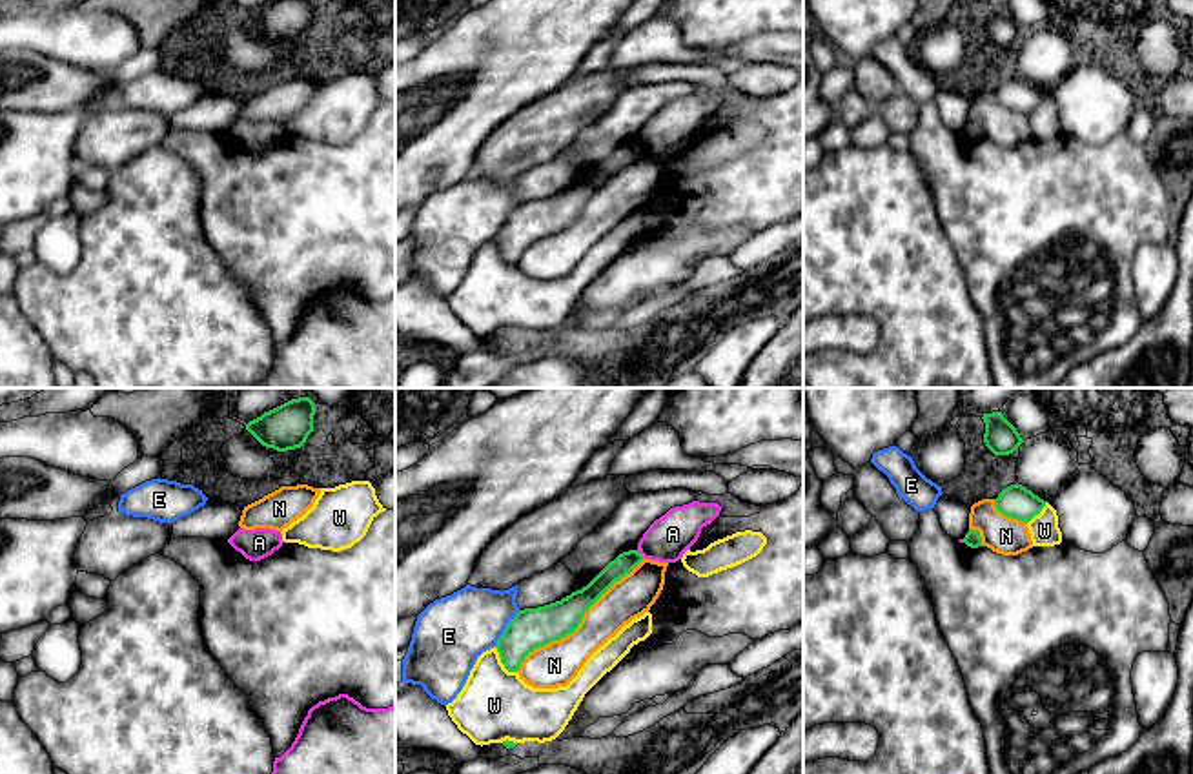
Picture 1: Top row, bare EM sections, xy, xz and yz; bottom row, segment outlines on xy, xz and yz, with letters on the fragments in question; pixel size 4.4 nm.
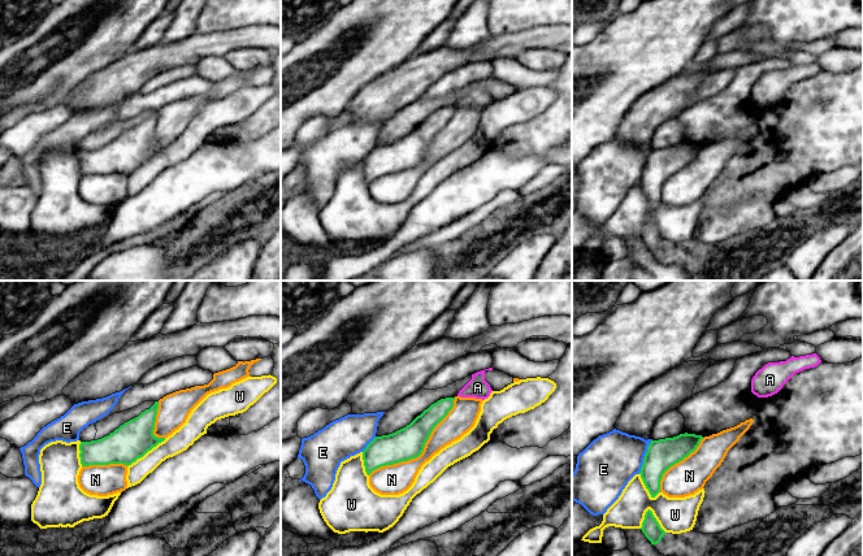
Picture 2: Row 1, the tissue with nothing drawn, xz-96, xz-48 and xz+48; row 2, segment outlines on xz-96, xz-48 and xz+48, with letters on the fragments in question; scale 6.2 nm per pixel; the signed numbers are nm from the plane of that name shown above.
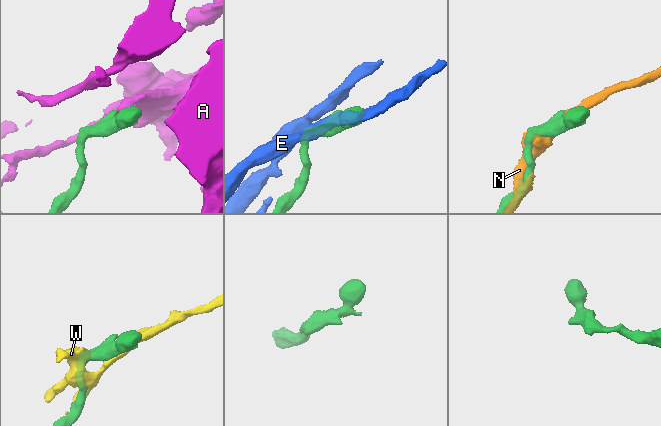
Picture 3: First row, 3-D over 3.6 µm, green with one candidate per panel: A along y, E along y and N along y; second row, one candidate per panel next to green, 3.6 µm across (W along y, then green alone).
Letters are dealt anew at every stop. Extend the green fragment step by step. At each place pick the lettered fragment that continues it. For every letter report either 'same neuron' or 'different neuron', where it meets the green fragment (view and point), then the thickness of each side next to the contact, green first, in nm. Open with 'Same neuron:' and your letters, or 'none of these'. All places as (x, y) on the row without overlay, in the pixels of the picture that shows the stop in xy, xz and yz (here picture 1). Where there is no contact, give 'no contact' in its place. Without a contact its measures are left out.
Same neuron: none of these
A: different neuron; meets green in xz at (638, 144); 90 nm thick on the green side, 190 nm on the other
E: different neuron; meets green in xz at (505, 221); 180 nm thick on the green side, 320 nm on the other
N: different neuron; meets green in xz at (580, 213); 180 nm thick on the green side, 190 nm on the other
W: different neuron; meets green in xz at (501, 254); 180 nm thick on the green side, 320 nm on the other

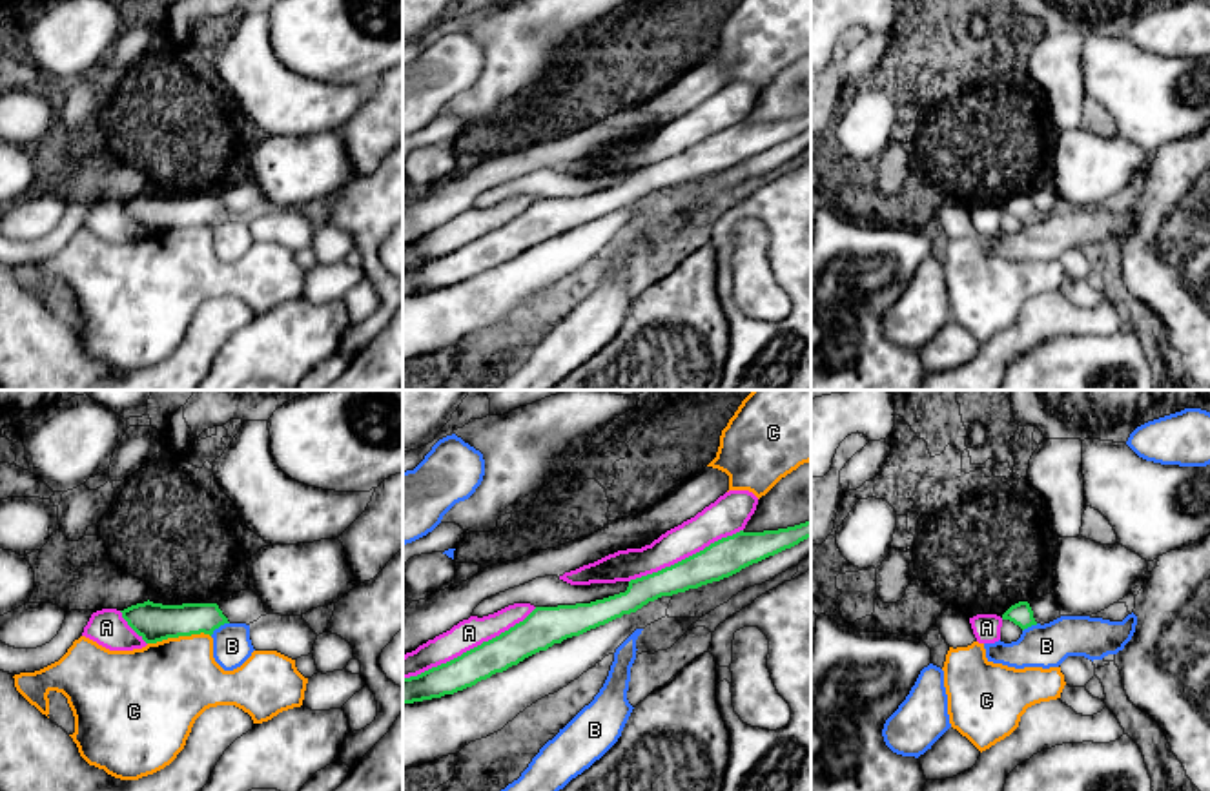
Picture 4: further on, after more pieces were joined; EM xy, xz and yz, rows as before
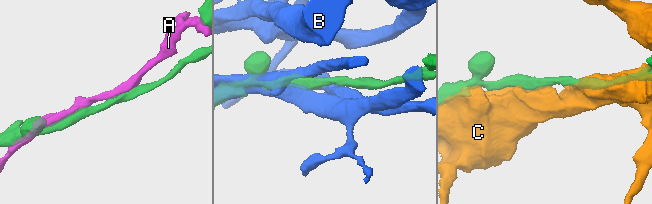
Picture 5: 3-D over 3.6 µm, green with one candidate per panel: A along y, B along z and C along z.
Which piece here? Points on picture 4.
Same neuron: none of these
A: different neuron; meets green in xz at (471, 241); 160 nm thick on the green side, 130 nm on the other
B: different neuron; meets green in xy at (219, 217); 150 nm thick on the green side, 170 nm on the other
C: different neuron; meets green in xy at (179, 226); 170 nm thick on the green side, 400 nm on the other

